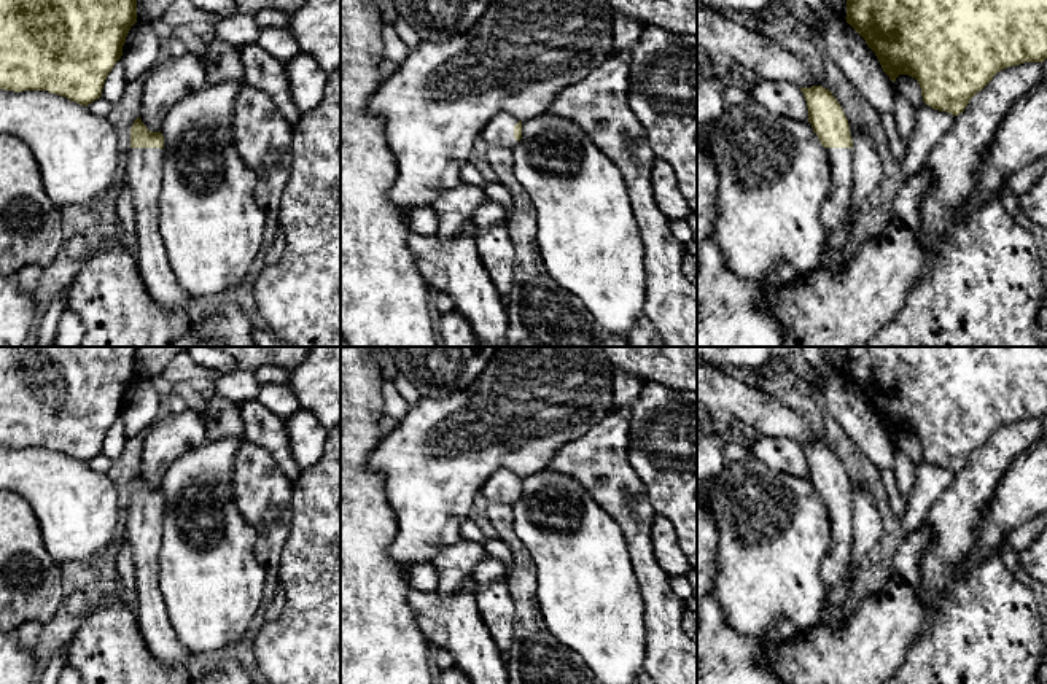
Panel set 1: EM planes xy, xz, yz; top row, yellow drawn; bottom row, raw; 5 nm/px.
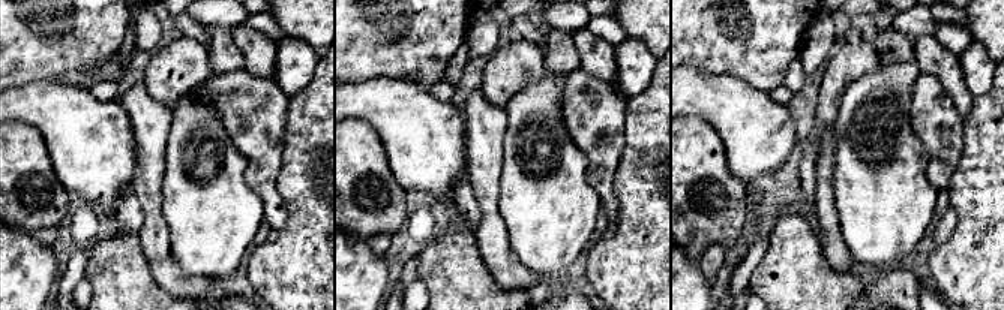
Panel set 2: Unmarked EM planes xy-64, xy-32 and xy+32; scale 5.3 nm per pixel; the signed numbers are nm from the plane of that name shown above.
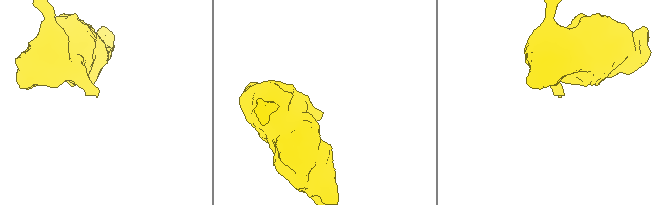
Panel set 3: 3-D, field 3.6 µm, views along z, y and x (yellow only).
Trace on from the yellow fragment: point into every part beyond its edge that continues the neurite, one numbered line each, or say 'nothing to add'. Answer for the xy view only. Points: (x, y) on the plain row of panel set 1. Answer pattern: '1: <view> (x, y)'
1: xy (144, 522)

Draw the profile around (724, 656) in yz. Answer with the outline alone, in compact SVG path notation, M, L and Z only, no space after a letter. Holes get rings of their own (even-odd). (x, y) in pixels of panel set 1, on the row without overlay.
M710 592L697 603L697 616L697 684L784 684L772 670L770 654L800 635L792 620L780 619L765 633L746 636L726 622L718 598Z

